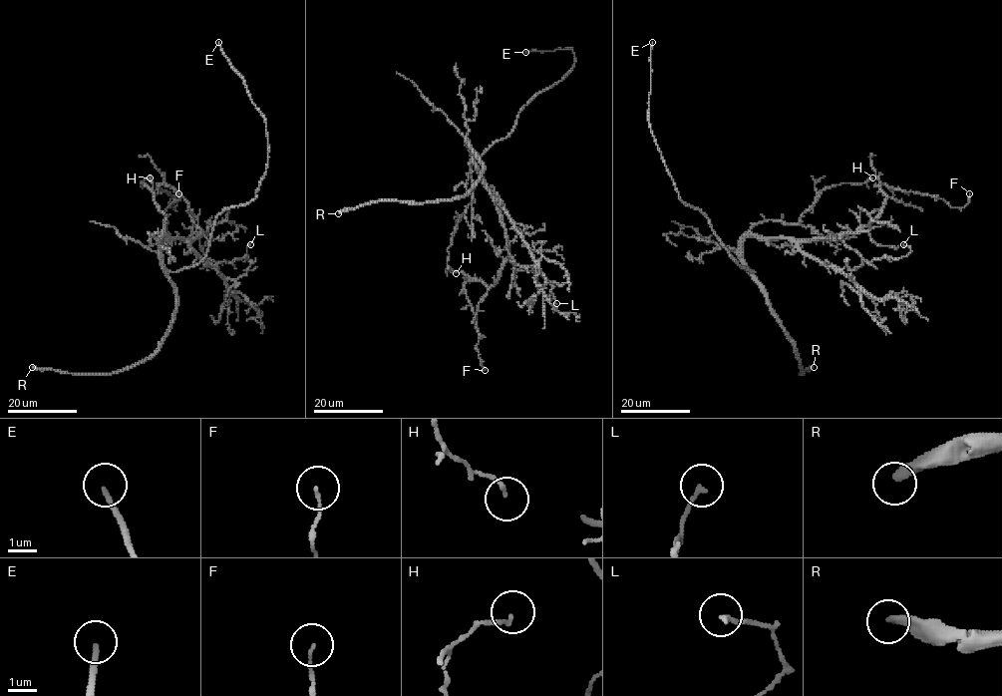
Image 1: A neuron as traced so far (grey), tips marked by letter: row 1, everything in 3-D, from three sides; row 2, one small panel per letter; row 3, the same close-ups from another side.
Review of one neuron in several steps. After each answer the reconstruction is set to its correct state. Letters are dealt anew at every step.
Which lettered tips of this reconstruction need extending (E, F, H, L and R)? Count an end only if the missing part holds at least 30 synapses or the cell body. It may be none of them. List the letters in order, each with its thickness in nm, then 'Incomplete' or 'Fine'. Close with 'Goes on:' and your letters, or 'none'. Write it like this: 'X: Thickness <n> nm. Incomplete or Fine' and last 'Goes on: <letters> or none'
E: Thickness 160 nm. Incomplete
F: Thickness 90 nm. Fine
H: Thickness 130 nm. Fine
L: Thickness 150 nm. Fine
R: Thickness 360 nm. Incomplete
Goes on: E, R

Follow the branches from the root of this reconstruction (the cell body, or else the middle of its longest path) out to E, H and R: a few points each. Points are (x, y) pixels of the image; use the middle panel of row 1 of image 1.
E: (469, 146), (482, 156), (503, 140), (513, 129), (521, 109), (560, 81), (573, 65), (571, 49), (525, 52)
H: (469, 146), (467, 143), (471, 154), (472, 201), (462, 214), (448, 249), (448, 264), (456, 273)
R: (469, 146), (482, 162), (483, 171), (464, 195), (427, 202), (372, 200), (345, 208), (338, 213)

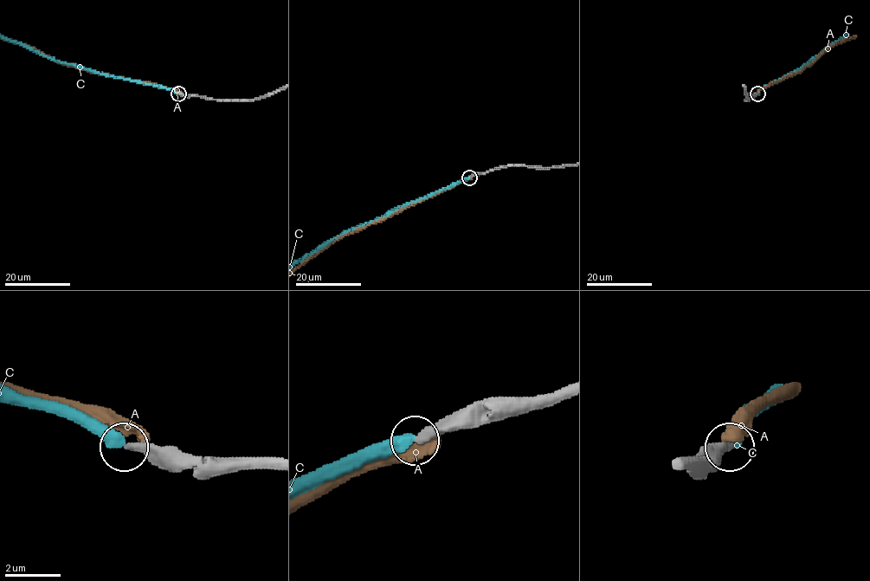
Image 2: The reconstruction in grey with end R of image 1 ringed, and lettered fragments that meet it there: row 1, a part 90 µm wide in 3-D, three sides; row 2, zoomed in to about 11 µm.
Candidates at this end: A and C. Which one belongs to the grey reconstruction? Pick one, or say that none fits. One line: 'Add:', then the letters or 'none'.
Add: C

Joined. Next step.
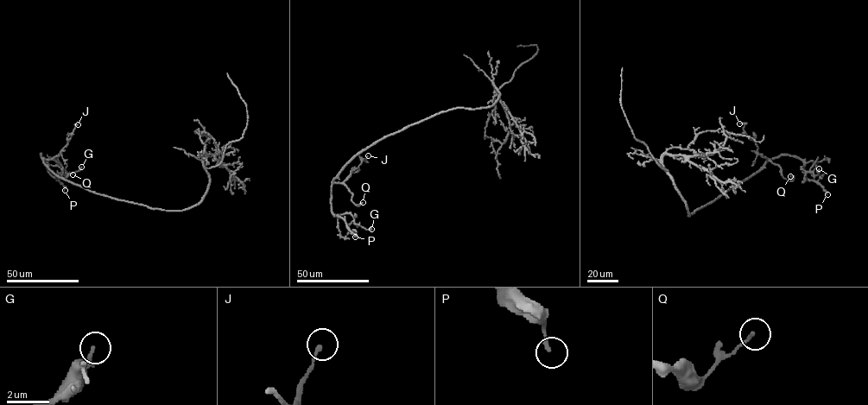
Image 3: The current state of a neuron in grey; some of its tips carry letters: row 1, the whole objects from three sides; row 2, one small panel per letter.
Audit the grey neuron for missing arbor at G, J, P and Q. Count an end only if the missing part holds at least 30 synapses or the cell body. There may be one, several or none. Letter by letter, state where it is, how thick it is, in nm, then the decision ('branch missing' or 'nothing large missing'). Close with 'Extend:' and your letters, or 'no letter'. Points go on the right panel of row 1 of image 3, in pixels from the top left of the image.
G: at (819, 168); 240 nm thick; nothing large missing
J: at (739, 123); 180 nm thick; nothing large missing
P: at (827, 194); 160 nm thick; nothing large missing
Q: at (790, 176); 160 nm thick; nothing large missing
Extend: no letter

